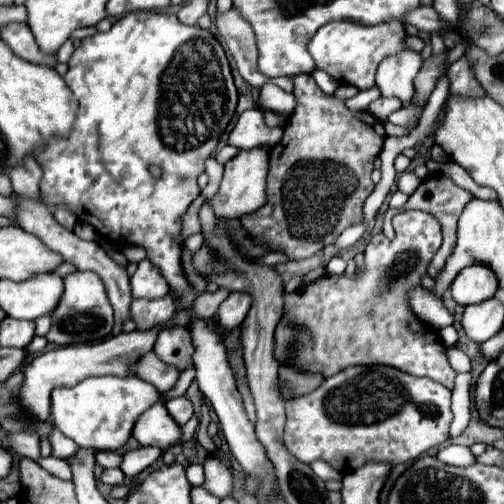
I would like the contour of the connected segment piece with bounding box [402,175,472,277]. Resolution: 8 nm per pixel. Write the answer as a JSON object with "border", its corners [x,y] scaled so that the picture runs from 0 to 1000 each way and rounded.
{"border":[[[853,347],[845,359],[833,363],[833,371],[813,387],[810,403],[798,411],[798,419],[806,419],[806,415],[837,415],[837,419],[861,427],[861,431],[873,438],[873,446],[877,446],[881,482],[877,482],[877,490],[869,494],[869,502],[861,506],[861,514],[857,514],[853,526],[849,526],[849,546],[853,546],[853,550],[865,546],[865,538],[873,538],[873,530],[881,530],[889,506],[897,502],[901,482],[905,482],[905,442],[909,442],[909,431],[913,431],[917,415],[933,403],[933,395],[937,395],[933,379],[913,375],[889,347]]]}

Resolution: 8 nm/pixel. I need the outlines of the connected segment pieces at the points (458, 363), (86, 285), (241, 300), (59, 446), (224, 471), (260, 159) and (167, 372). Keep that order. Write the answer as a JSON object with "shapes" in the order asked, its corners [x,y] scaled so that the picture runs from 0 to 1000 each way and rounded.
{"shapes":[[[[903,687],[885,688],[885,706],[903,738],[933,738],[935,716],[929,706]]],[[[151,538],[127,550],[127,585],[103,629],[111,637],[103,641],[103,653],[91,665],[91,673],[103,681],[115,685],[198,681],[214,673],[226,637],[222,637],[222,605],[214,597],[214,581],[202,554],[183,538]]],[[[476,577],[456,581],[452,593],[437,605],[437,613],[429,621],[437,645],[448,653],[472,649],[484,637],[484,629],[492,625],[496,609],[500,609],[500,589],[492,581],[476,581]]],[[[103,839],[103,855],[95,863],[95,875],[103,883],[103,907],[115,907],[115,911],[135,911],[155,891],[155,883],[143,871],[127,867],[127,859],[107,847],[107,839]]],[[[413,907],[405,915],[405,942],[409,942],[405,970],[413,978],[429,982],[433,990],[448,990],[464,982],[464,950],[456,931],[444,919],[437,919],[425,907]]],[[[504,292],[492,300],[476,300],[464,315],[444,327],[444,355],[437,379],[417,395],[425,427],[444,431],[452,438],[472,435],[476,427],[508,419],[508,411],[524,407],[524,363],[536,327],[536,296],[532,292]]],[[[298,696],[290,704],[282,704],[266,728],[262,728],[266,744],[302,760],[317,780],[333,776],[337,768],[345,768],[349,752],[353,752],[353,736],[349,728],[333,728],[329,720],[317,720],[317,712],[310,712],[310,700]]]]}

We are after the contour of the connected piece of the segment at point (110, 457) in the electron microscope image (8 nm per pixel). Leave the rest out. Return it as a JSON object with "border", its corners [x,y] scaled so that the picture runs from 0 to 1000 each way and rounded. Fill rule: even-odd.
{"border":[[[194,895],[190,899],[190,919],[206,931],[218,931],[218,927],[238,927],[242,919],[242,903],[230,899],[230,895]]]}

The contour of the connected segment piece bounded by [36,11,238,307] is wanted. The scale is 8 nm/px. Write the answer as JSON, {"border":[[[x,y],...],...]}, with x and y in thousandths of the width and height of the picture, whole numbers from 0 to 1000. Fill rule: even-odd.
{"border":[[[278,22],[278,26],[254,26],[242,38],[234,38],[218,62],[210,65],[190,65],[175,77],[163,81],[163,89],[147,101],[143,117],[135,121],[135,145],[131,145],[131,169],[143,177],[143,185],[151,188],[159,212],[155,212],[155,232],[143,248],[143,268],[135,276],[103,276],[103,284],[95,284],[95,292],[79,304],[71,304],[71,319],[79,323],[87,351],[83,351],[83,383],[87,383],[87,399],[95,407],[119,407],[131,403],[147,427],[155,431],[159,442],[175,442],[183,446],[194,462],[202,462],[206,470],[222,474],[222,478],[238,478],[238,482],[258,482],[258,486],[278,486],[294,498],[294,514],[321,538],[321,546],[333,554],[337,573],[349,589],[361,593],[365,609],[377,609],[381,593],[389,589],[385,577],[377,573],[365,538],[357,530],[357,482],[349,482],[349,466],[357,462],[357,431],[365,427],[365,419],[373,415],[373,407],[397,387],[397,371],[389,363],[389,351],[405,339],[405,319],[413,312],[421,312],[437,268],[448,260],[464,216],[468,216],[468,200],[472,200],[472,185],[464,173],[464,157],[456,145],[456,125],[448,117],[448,105],[440,97],[440,89],[433,85],[433,77],[393,54],[393,50],[365,50],[349,30],[341,26],[310,26],[310,22]],[[302,327],[313,327],[321,335],[317,351],[306,351],[294,335]]]}

